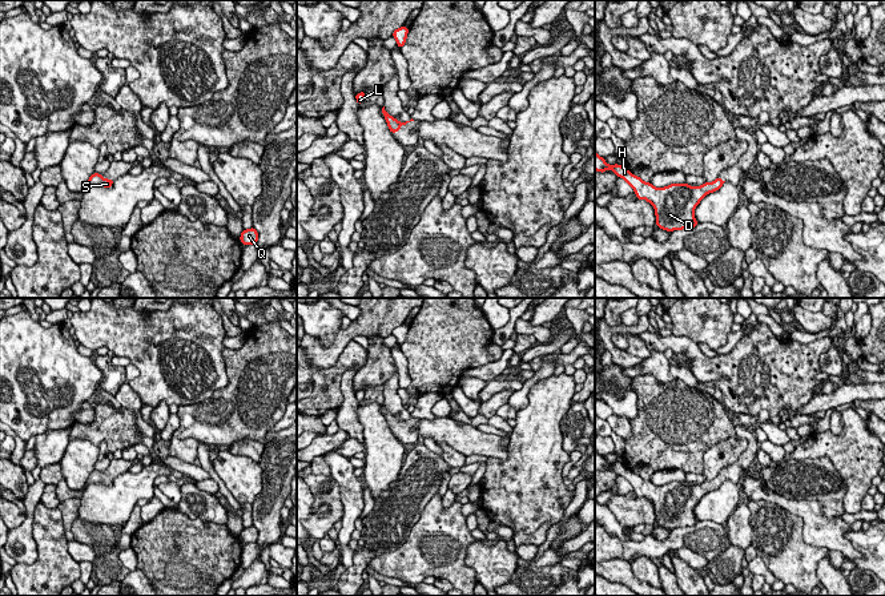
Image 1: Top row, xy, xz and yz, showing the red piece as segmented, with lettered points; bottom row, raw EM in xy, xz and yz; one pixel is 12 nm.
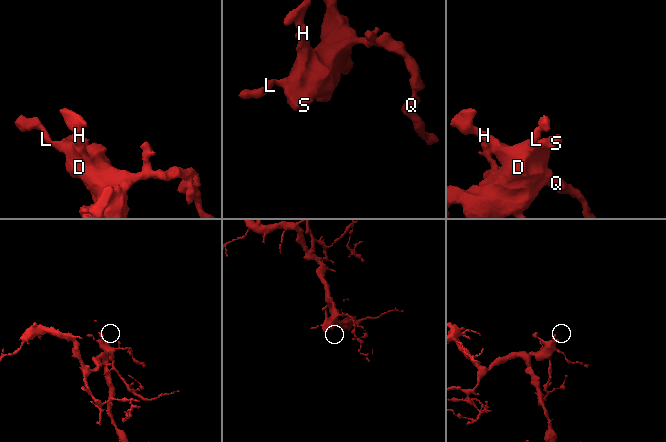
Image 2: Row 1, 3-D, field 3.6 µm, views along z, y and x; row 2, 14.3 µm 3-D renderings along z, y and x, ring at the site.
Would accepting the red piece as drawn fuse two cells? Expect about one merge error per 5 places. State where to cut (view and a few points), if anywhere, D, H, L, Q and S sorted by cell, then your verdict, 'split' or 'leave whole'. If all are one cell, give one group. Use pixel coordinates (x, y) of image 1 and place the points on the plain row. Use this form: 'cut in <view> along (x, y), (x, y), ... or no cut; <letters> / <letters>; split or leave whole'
no cut; D H L Q S; leave whole

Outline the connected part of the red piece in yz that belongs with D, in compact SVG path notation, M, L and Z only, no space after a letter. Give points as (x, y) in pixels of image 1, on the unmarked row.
M595 450L595 468L604 471L611 467L618 475L623 476L635 490L637 498L645 498L655 507L656 524L667 528L683 528L697 524L695 507L709 491L717 490L725 479L717 475L712 480L700 484L684 482L671 482L656 486L651 480L644 480L632 472L623 463L608 463L603 455Z

